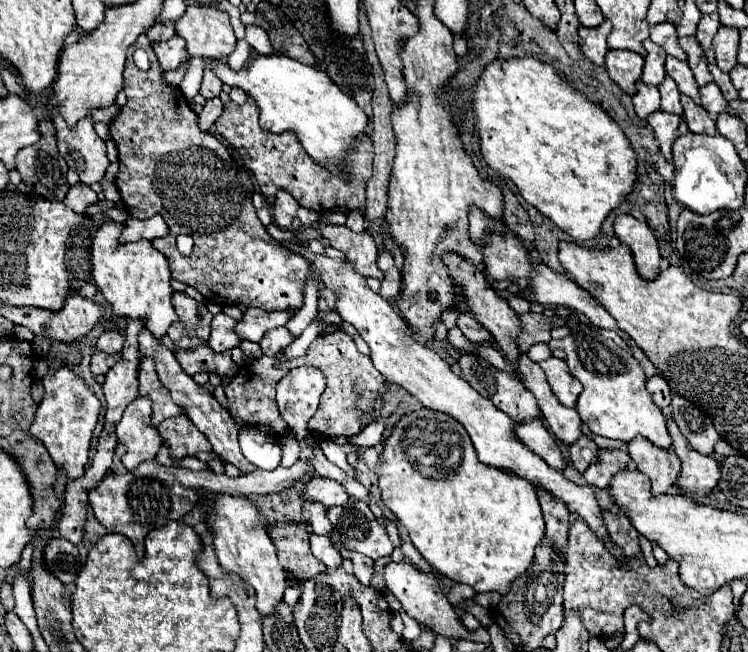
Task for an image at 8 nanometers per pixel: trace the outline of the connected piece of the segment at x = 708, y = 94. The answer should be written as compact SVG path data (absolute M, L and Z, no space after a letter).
M707 83L699 89L699 95L701 95L701 105L711 113L711 115L717 115L721 111L731 111L729 103L723 99L719 87L715 83Z

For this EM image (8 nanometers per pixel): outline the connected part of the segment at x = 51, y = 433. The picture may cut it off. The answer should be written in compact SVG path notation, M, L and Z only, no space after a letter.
M67 367L49 371L43 377L43 385L45 385L45 395L43 401L39 403L35 421L29 431L35 439L39 439L45 445L57 469L67 473L67 479L79 479L85 473L85 467L89 463L91 433L97 425L97 417L101 409L99 399L85 385L85 381Z

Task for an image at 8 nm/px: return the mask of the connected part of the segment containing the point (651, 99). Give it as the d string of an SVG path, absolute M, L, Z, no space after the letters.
M639 81L637 93L633 95L633 107L641 119L647 119L655 109L659 109L659 89Z

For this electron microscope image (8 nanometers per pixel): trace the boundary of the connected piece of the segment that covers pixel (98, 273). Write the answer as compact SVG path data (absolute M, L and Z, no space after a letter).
M107 221L99 227L95 239L92 241L91 262L93 264L93 281L111 303L113 315L121 317L133 317L133 319L145 319L145 327L153 333L157 341L161 341L163 335L167 335L167 329L177 321L175 309L171 305L171 275L167 267L167 259L149 241L137 241L137 243L125 243L119 245L123 223Z

